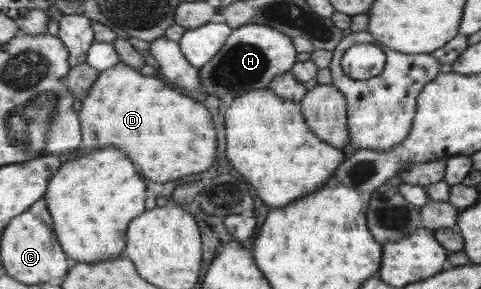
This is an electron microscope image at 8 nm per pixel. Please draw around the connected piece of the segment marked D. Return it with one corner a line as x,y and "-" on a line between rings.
122,62
114,68
110,68
105,71
101,71
100,78
92,87
90,95
86,98
86,101
81,104
80,109
81,119
84,120
84,146
90,148
90,150
96,150
96,148
108,148
108,146
116,146
116,148
124,148
130,152
132,160
136,160
136,164
142,166
142,172
156,180
156,182
170,182
170,180
176,180
176,178
182,178
182,176
188,176
188,174
194,174
194,172
208,172
214,164
216,164
216,152
218,144
216,144
216,122
214,120
214,112
210,112
210,106
204,106
200,102
196,102
194,98
190,96
184,96
173,87
168,86
168,80
162,79
158,75
146,76
142,74
140,70
136,70
135,67
127,65

